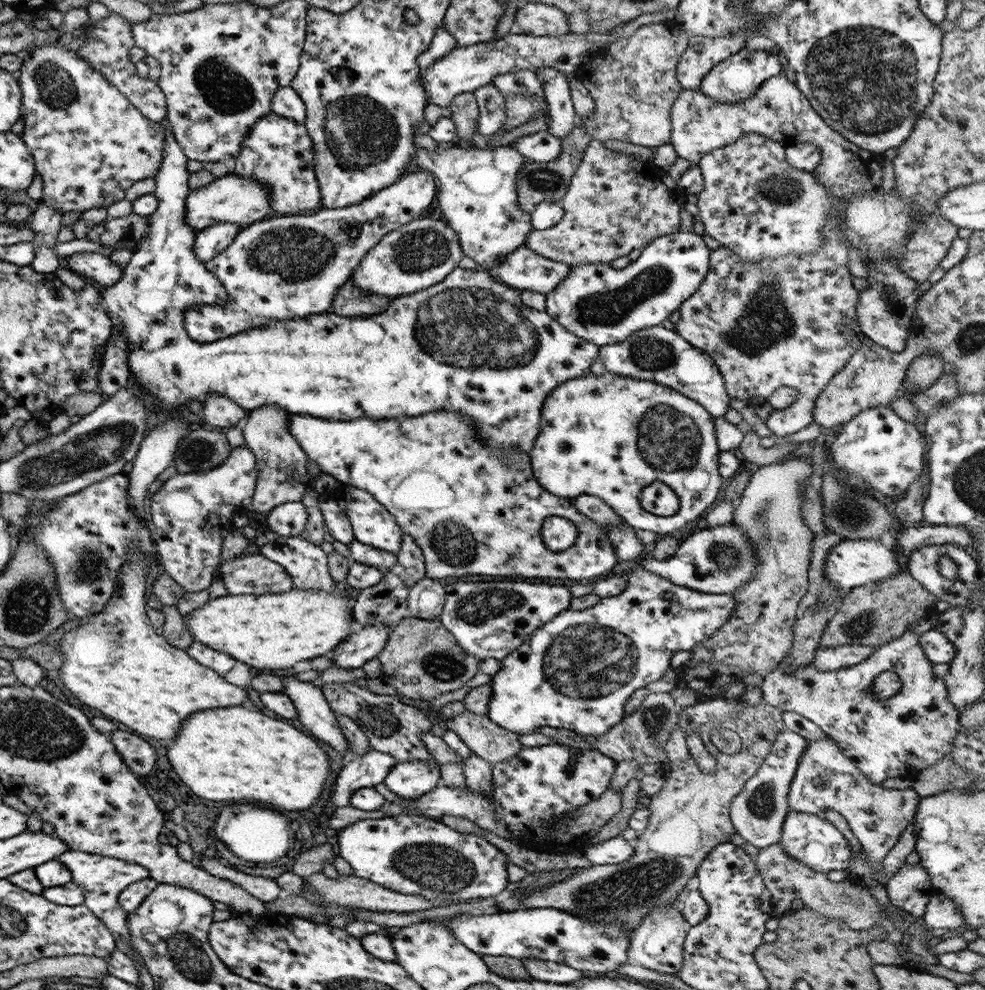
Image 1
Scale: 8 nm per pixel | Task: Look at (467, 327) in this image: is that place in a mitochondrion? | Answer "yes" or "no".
yes

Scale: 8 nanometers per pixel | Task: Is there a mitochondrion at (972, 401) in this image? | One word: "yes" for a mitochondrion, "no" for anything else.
no

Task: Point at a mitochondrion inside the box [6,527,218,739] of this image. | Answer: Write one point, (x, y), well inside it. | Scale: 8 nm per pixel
(90, 566)

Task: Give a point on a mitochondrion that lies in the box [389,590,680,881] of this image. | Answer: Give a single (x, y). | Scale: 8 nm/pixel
(588, 661)

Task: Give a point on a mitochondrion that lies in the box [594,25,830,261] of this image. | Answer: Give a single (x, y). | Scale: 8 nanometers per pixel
(779, 189)

